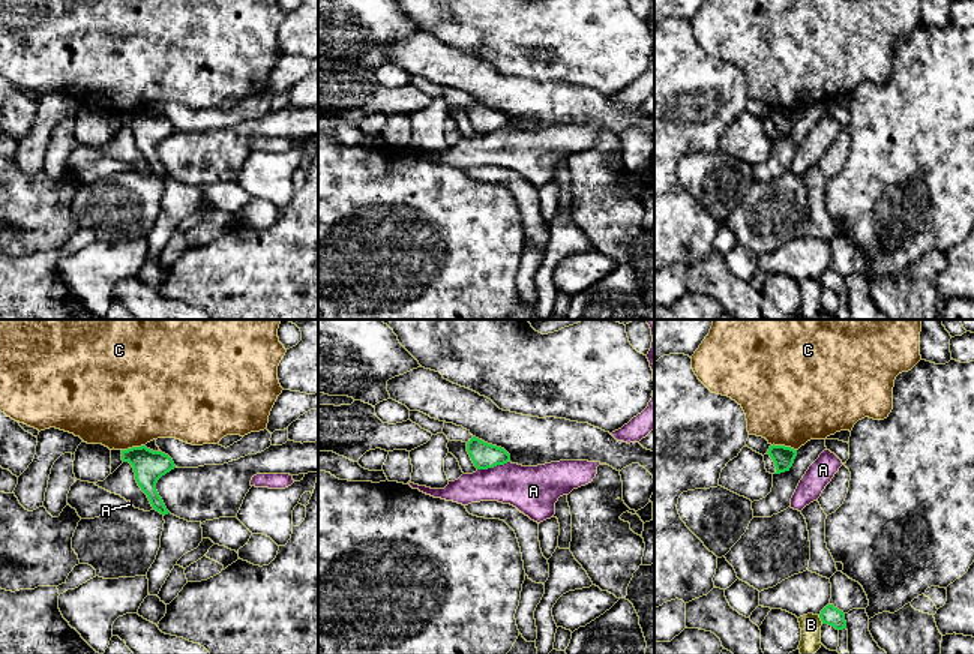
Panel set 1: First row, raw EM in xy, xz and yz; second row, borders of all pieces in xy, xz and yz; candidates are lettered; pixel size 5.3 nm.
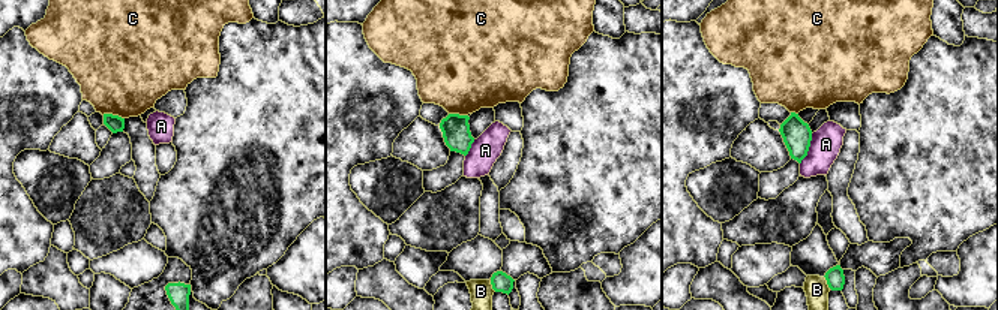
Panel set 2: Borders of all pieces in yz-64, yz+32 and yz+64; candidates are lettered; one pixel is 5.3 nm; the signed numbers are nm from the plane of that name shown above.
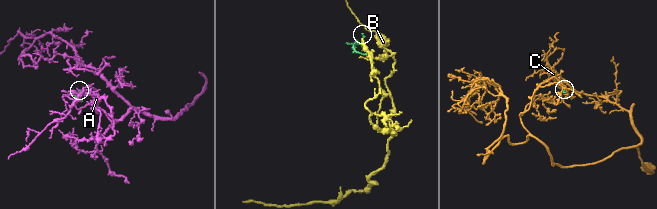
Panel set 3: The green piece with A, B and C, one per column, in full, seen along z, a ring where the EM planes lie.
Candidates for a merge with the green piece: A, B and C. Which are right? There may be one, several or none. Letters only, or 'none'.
none

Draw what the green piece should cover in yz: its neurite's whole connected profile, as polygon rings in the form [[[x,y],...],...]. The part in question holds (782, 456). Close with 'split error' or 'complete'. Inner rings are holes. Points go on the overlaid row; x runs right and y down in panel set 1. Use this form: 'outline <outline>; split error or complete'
outline [[[774,444],[770,446],[767,453],[770,454],[770,458],[774,462],[774,466],[776,466],[774,474],[789,471],[797,456],[797,450],[791,447],[785,447],[785,446],[774,446]]]; complete

